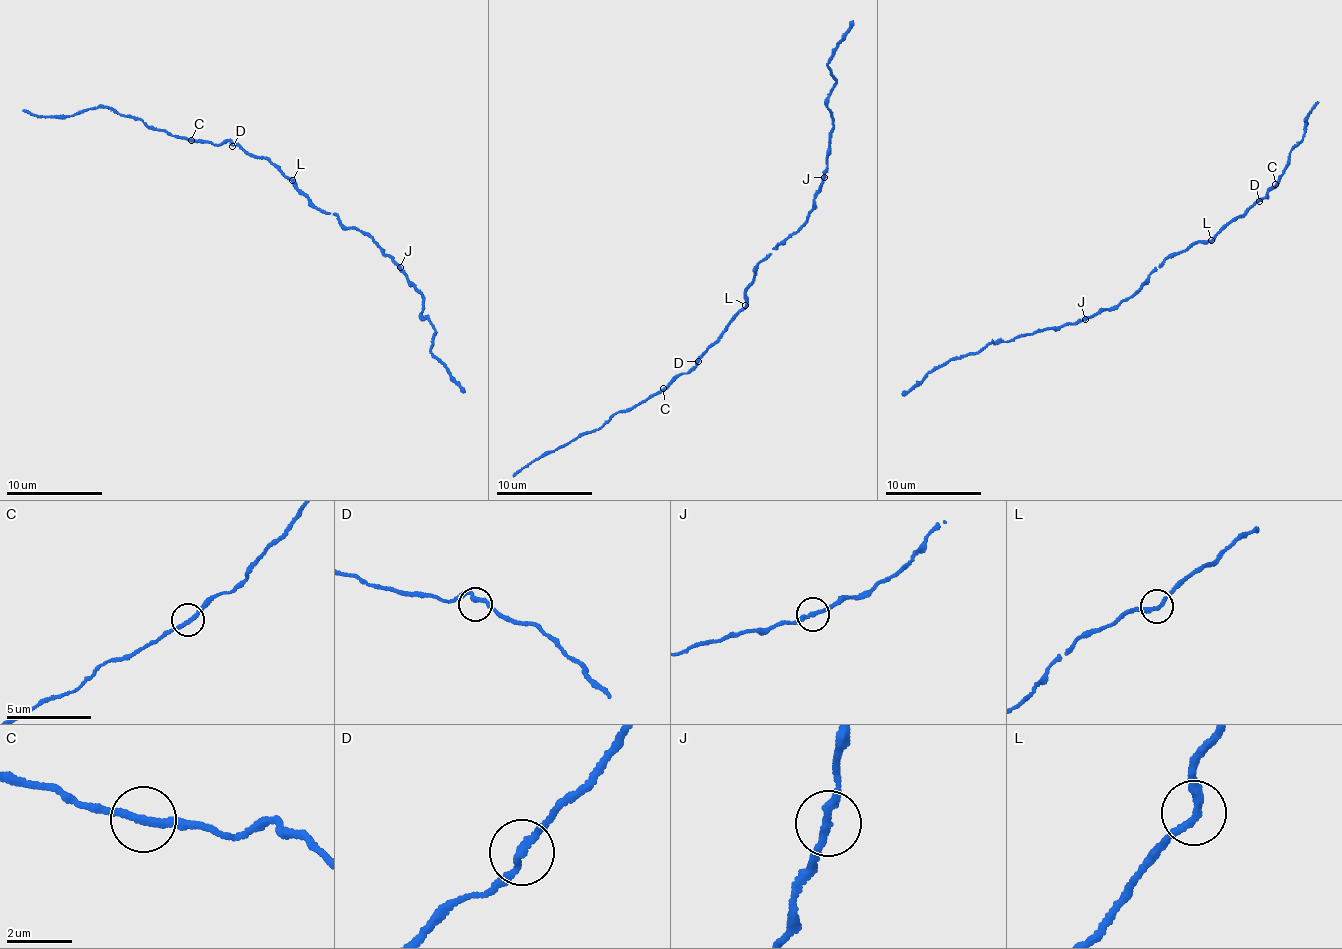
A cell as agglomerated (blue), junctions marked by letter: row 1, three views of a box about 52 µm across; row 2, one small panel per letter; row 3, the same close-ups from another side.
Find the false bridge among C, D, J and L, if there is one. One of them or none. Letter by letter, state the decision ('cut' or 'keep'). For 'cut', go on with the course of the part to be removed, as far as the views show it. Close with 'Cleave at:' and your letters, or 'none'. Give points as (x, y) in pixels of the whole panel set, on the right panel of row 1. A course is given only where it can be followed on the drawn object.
C: keep
D: keep
J: keep
L: keep
Cleave at: none

